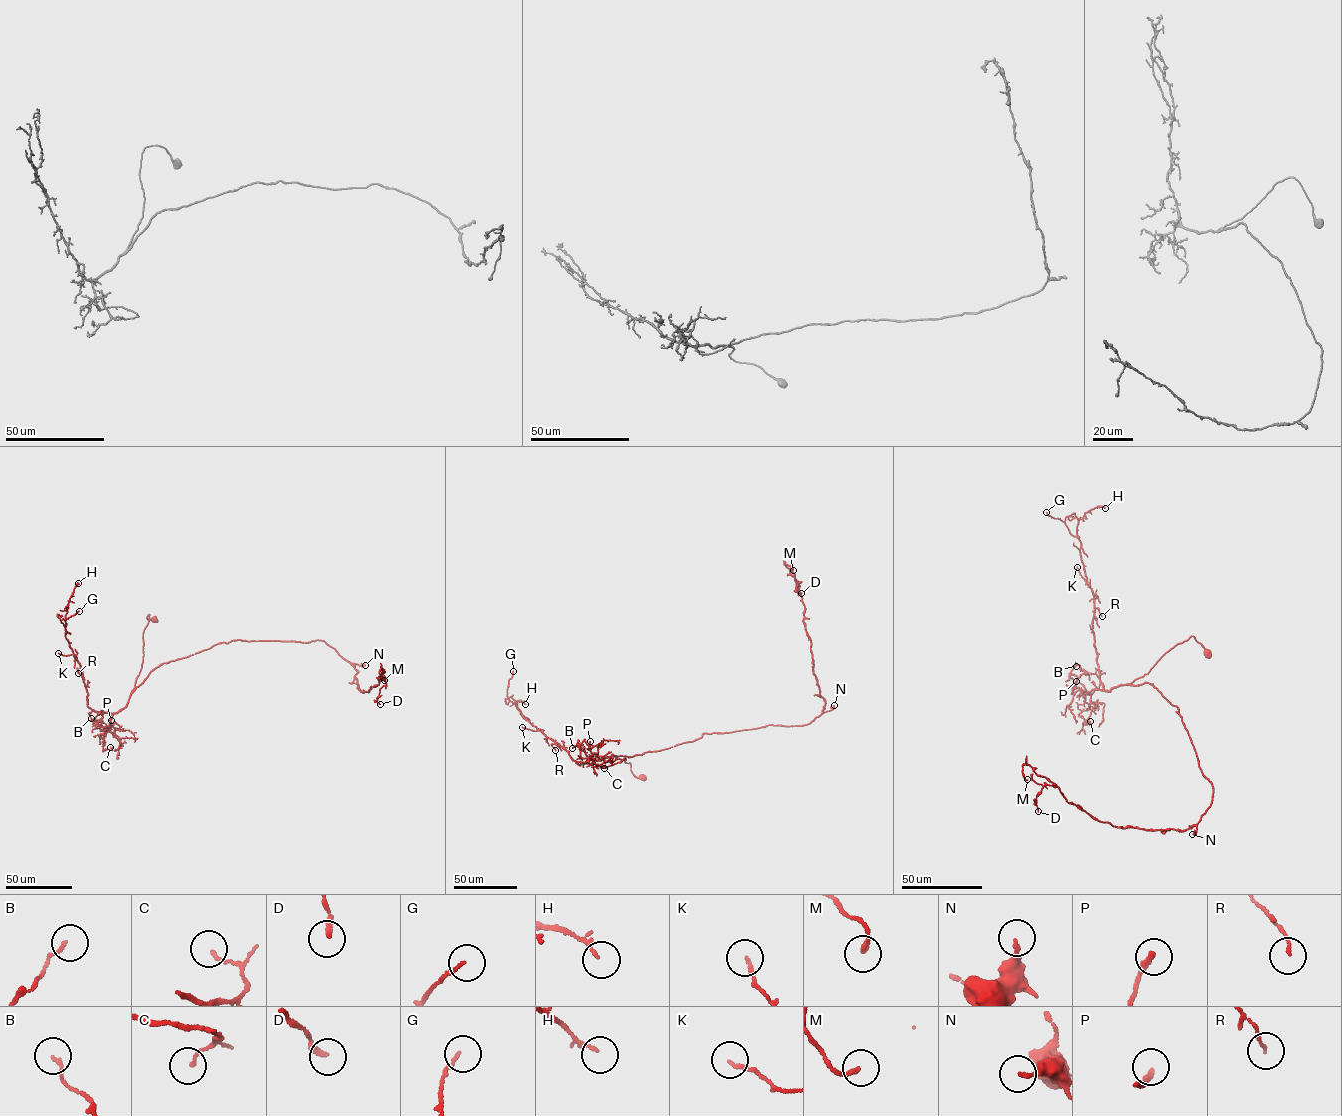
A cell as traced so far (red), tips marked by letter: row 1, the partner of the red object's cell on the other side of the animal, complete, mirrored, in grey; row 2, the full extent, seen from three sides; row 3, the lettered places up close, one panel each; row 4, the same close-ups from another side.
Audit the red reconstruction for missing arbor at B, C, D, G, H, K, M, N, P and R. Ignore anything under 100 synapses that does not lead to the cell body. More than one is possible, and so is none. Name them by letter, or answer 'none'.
none

